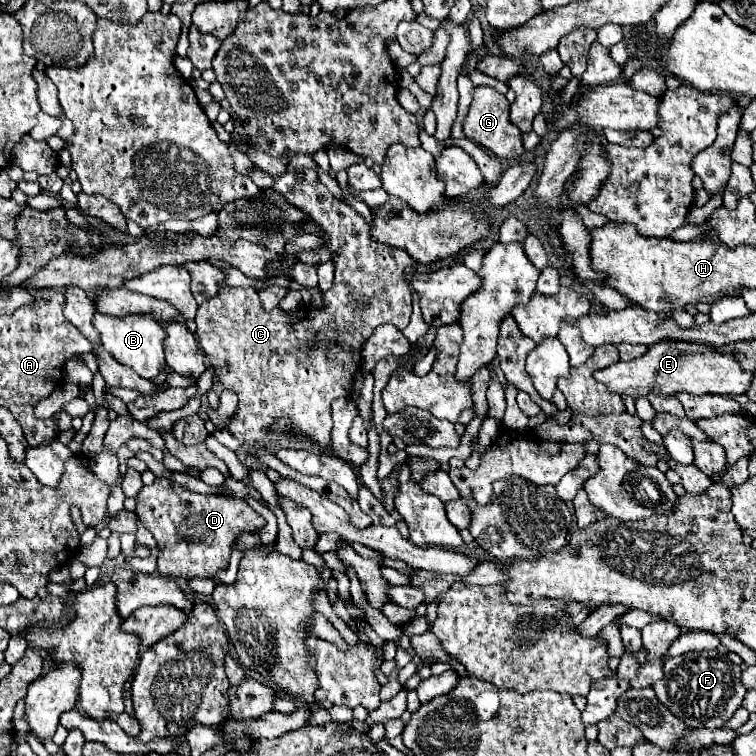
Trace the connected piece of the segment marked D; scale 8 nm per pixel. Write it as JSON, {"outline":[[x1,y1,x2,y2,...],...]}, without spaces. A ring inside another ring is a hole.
{"outline":[[157,478,151,486,143,486,137,496,137,516,143,526,153,534,157,546,161,546,161,554,157,558,157,572,167,578,183,578,189,580,193,576,215,576,217,570,225,570,229,564,231,544,241,532,255,532,265,524,265,518,257,514,245,500,219,496,219,494,197,494,189,492,167,478]]}

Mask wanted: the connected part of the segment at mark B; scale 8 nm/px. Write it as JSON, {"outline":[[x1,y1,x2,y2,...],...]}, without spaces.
{"outline":[[95,312,93,326,101,334,103,348,119,364,135,370,139,376,155,378,167,366,167,362,165,362,165,348,163,348,165,328,155,318,151,318,151,316,123,316,123,318,115,318,115,316,107,316,107,314]]}

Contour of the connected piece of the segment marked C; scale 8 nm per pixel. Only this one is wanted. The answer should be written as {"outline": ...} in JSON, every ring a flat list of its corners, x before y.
{"outline":[[297,170,275,176,273,186,275,192,285,196,289,204,305,208,309,214,315,214,317,202,317,224,331,238,329,252,331,262,335,264,335,280,333,286,323,292,323,308,303,308,301,312,283,312,273,308,267,312,261,306,261,300,253,288,223,288,219,294,207,302,203,302,197,310,197,336,199,344,205,350,211,366,217,372,217,378,227,390,237,392,239,408,237,420,229,426,229,432,245,442,263,442,267,440,267,426,271,426,277,418,287,416,293,420,293,426,279,436,285,440,287,434,305,434,321,446,331,446,331,402,341,396,351,396,353,376,361,364,361,346,371,336,371,332,379,324,391,322,399,330,409,324,411,316,411,292,403,278,403,270,411,264,409,256,401,248,393,248,389,244,377,242,371,238,371,228,361,214,357,214,345,202,339,202,317,178,315,170,305,170,305,180,297,180]]}

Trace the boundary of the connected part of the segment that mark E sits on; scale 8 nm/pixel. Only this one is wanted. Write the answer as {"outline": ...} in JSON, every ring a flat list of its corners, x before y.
{"outline":[[659,342,649,346,649,350,631,360,631,362,615,362,603,370,593,372,595,380,603,382,609,390,619,394,641,392,643,396,649,394,655,386,661,388,663,394,677,394,677,392,689,392,689,394,721,394,721,396,733,396,733,394,745,394,751,386,755,372,743,370,737,356,717,352,715,346,699,344,699,342]]}

